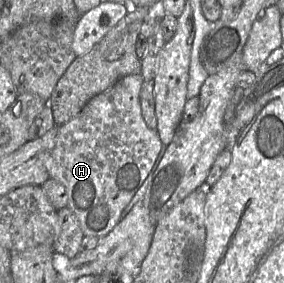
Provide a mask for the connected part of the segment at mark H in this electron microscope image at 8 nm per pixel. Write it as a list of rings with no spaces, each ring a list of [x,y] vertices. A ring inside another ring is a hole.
[[[142,74],[123,77],[108,90],[90,99],[76,117],[59,126],[46,167],[49,177],[65,187],[68,195],[67,207],[78,219],[84,236],[101,239],[112,231],[122,219],[122,211],[153,172],[155,164],[157,166],[166,150],[157,128],[150,129],[143,119],[140,104],[143,82]]]

